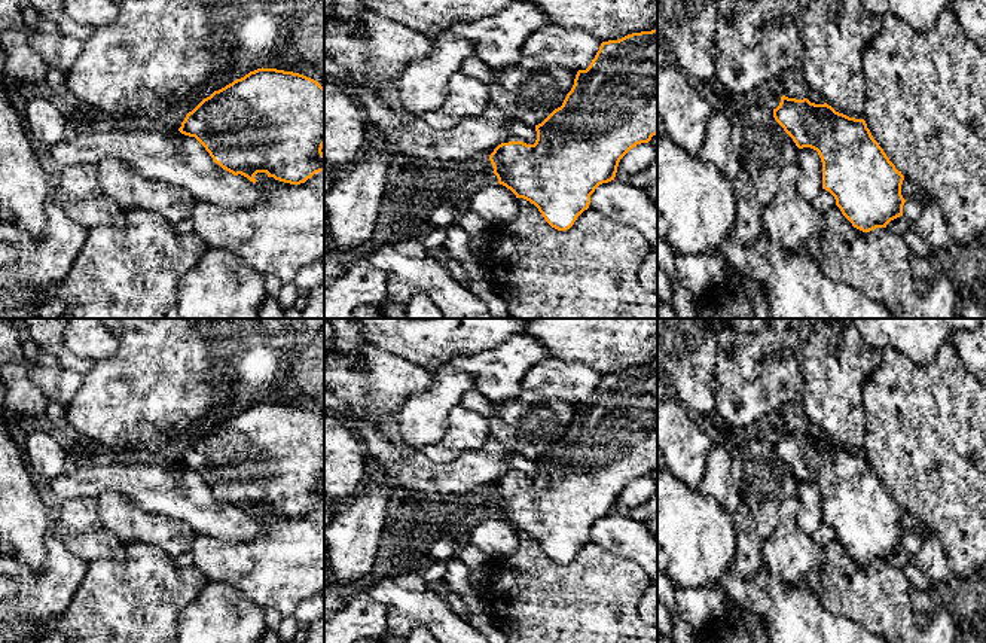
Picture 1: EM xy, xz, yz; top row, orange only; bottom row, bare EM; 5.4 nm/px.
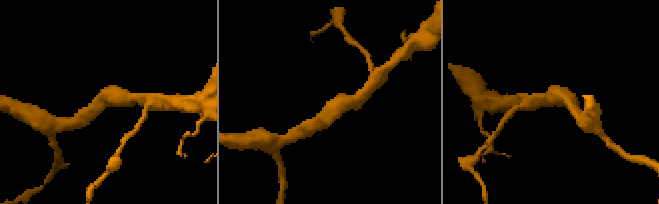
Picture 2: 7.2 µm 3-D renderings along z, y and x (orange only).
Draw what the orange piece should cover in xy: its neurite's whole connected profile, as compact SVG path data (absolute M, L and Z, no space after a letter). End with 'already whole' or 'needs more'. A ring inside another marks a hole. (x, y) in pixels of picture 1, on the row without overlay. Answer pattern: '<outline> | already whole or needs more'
M257 402L204 432L178 464L195 470L213 494L256 516L257 506L300 518L324 505L324 421L314 412L277 402Z | already whole

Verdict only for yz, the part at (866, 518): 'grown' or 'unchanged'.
unchanged

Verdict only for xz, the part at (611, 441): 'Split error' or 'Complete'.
Complete

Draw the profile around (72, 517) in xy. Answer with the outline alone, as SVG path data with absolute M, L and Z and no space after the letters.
M74 497L58 503L52 512L52 525L61 536L76 536L100 525L98 499Z

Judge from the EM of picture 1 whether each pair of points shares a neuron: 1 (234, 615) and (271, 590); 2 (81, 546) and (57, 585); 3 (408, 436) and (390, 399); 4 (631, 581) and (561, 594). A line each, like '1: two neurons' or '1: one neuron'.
1: two neurons
2: two neurons
3: two neurons
4: one neuron

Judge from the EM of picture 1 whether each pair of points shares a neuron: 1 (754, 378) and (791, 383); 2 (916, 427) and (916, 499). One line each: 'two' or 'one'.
1: one
2: one

